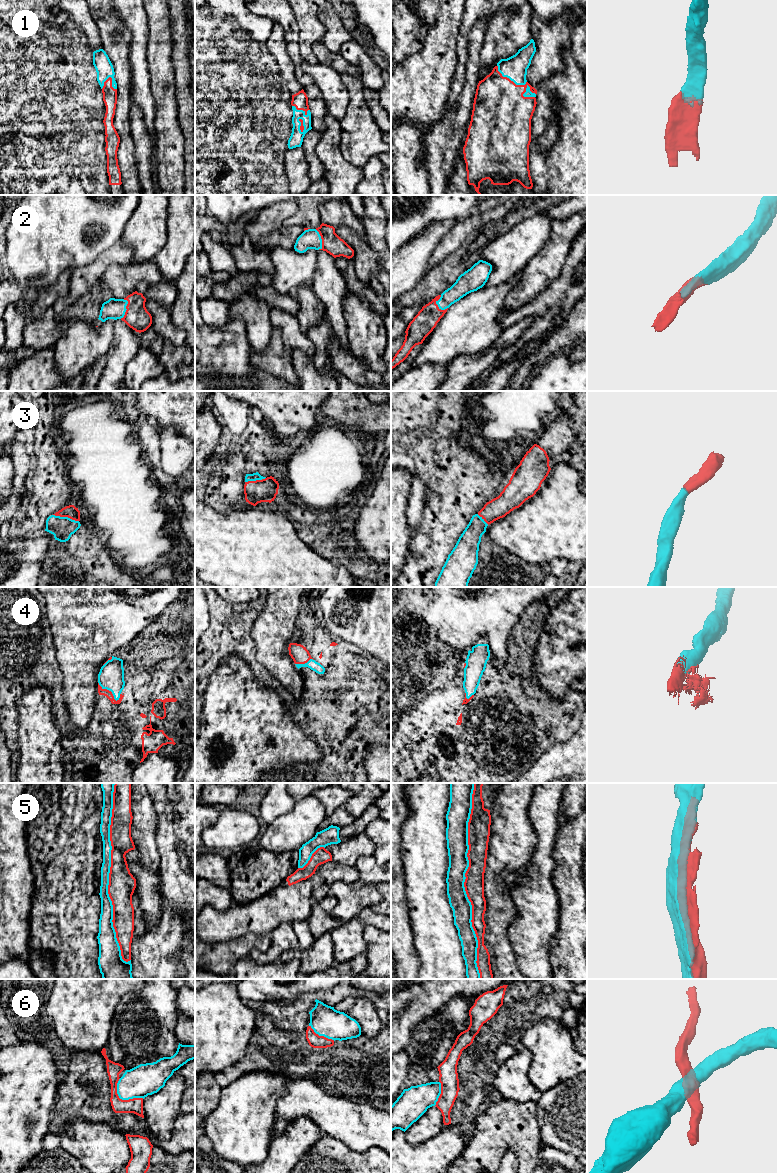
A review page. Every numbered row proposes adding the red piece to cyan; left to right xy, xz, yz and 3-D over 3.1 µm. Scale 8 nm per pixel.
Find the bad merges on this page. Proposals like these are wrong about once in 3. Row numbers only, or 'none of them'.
5, 6

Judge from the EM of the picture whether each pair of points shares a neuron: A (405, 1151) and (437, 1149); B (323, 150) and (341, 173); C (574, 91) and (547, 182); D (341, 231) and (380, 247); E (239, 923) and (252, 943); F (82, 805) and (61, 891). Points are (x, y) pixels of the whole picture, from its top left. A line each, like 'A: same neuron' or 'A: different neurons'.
A: same neuron
B: same neuron
C: same neuron
D: different neurons
E: different neurons
F: same neuron

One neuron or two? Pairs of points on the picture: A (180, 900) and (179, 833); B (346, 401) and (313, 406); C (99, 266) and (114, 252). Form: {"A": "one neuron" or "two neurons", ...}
{"A": "one neuron", "B": "two neurons", "C": "one neuron"}

